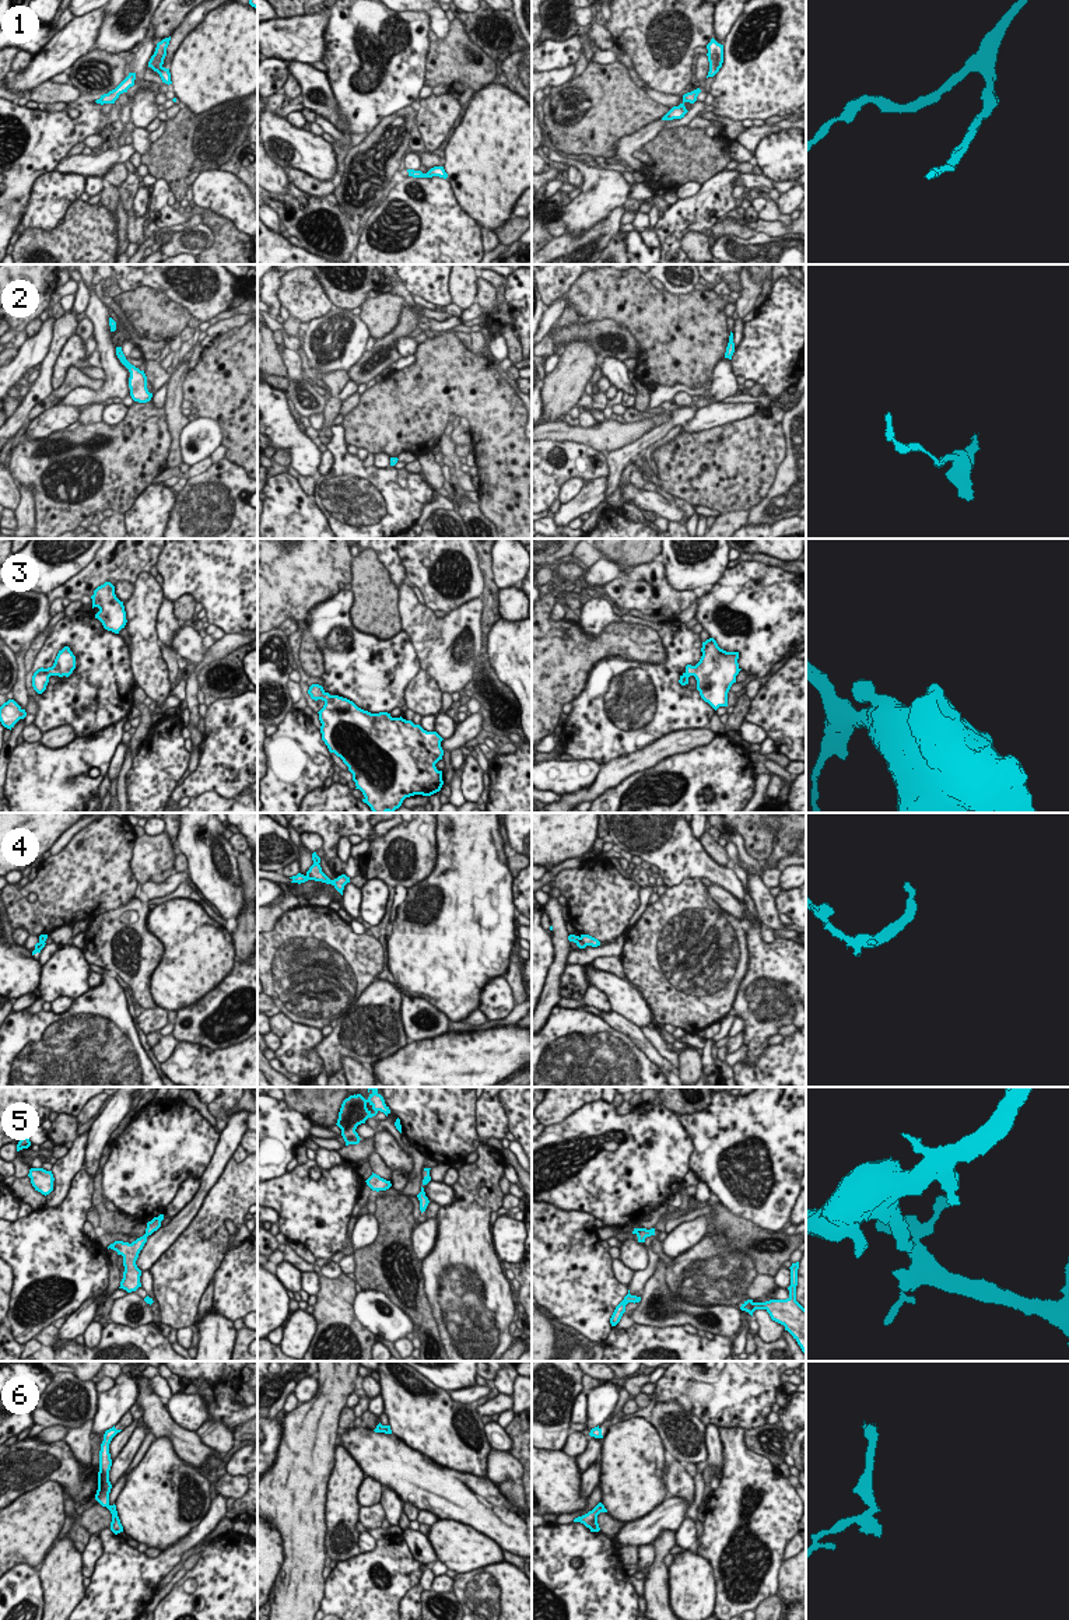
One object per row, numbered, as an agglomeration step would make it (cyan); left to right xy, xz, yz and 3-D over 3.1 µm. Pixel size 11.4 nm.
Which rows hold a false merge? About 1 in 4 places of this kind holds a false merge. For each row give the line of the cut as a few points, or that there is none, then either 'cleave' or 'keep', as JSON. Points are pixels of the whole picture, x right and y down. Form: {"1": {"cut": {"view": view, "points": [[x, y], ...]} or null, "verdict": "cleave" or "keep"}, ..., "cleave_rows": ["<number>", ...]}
{"1": {"cut": null, "verdict": "keep"}, "2": {"cut": null, "verdict": "keep"}, "3": {"cut": null, "verdict": "keep"}, "4": {"cut": {"view": "yz", "points": [[579, 938], [586, 944]]}, "verdict": "cleave"}, "5": {"cut": null, "verdict": "keep"}, "6": {"cut": null, "verdict": "keep"}, "cleave_rows": ["4"]}

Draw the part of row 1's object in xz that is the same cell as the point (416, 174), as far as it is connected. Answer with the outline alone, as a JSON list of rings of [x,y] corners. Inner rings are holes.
[[[434,166],[431,168],[427,173],[423,173],[421,171],[414,171],[414,169],[407,169],[409,176],[413,178],[432,178],[432,176],[439,176],[446,179],[448,173],[445,172],[444,166]]]

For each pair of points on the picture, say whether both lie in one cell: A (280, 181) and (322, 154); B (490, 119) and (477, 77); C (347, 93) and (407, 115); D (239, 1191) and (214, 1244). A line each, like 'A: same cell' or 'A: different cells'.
A: different cells
B: different cells
C: different cells
D: same cell

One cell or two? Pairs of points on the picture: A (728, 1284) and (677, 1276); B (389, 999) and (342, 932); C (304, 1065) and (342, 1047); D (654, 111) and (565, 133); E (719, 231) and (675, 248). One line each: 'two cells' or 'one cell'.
A: one cell
B: two cells
C: two cells
D: one cell
E: two cells

